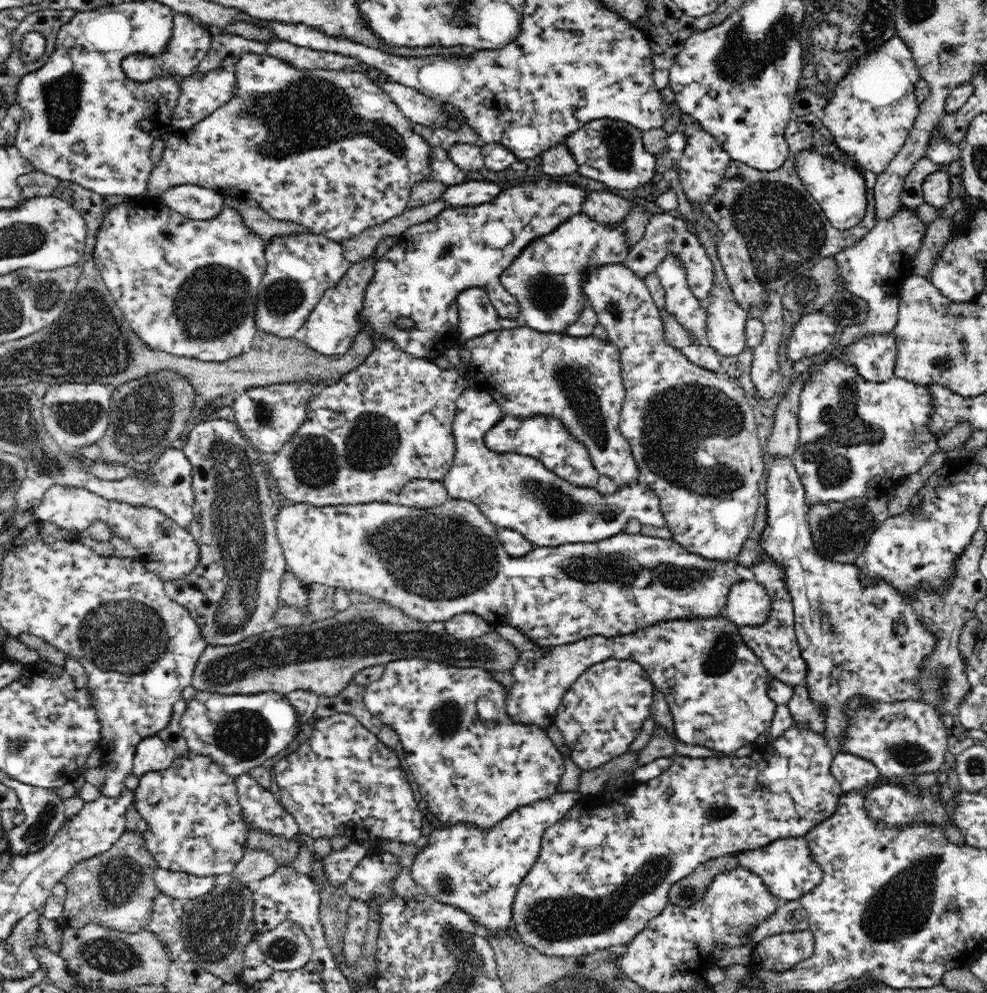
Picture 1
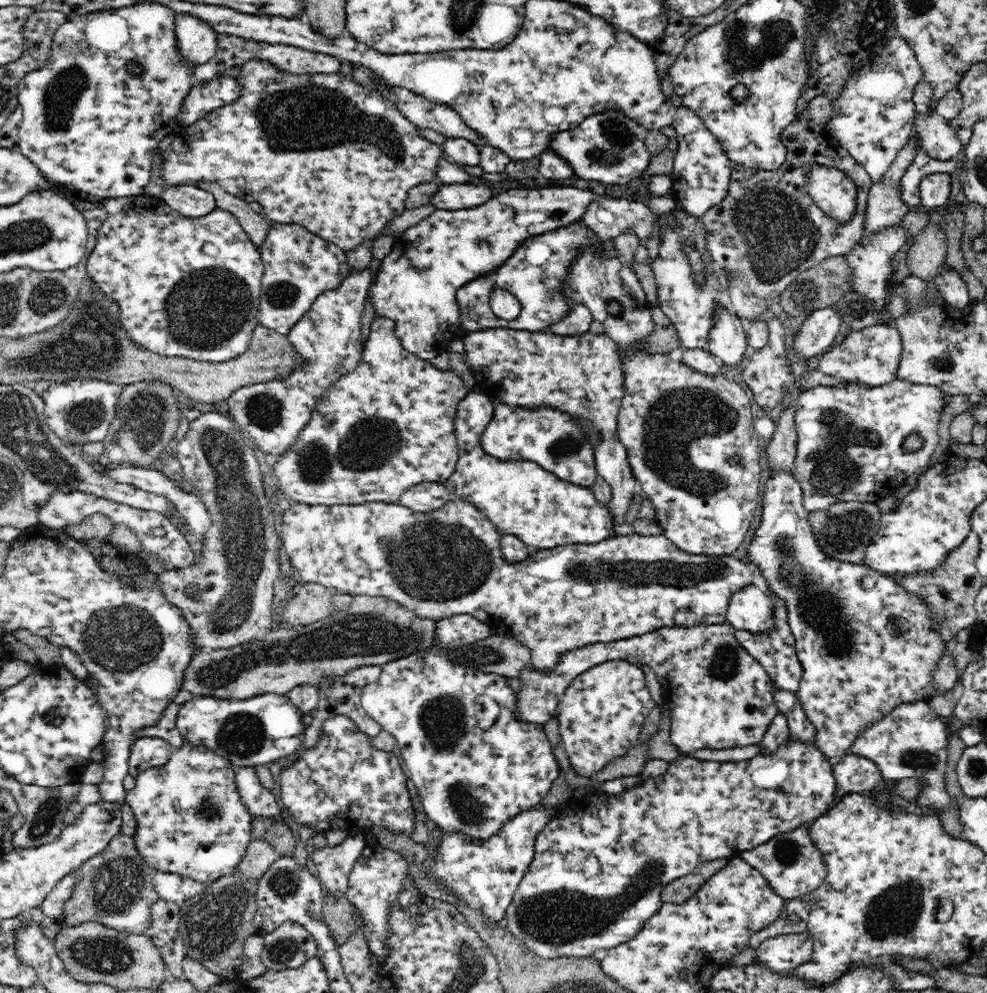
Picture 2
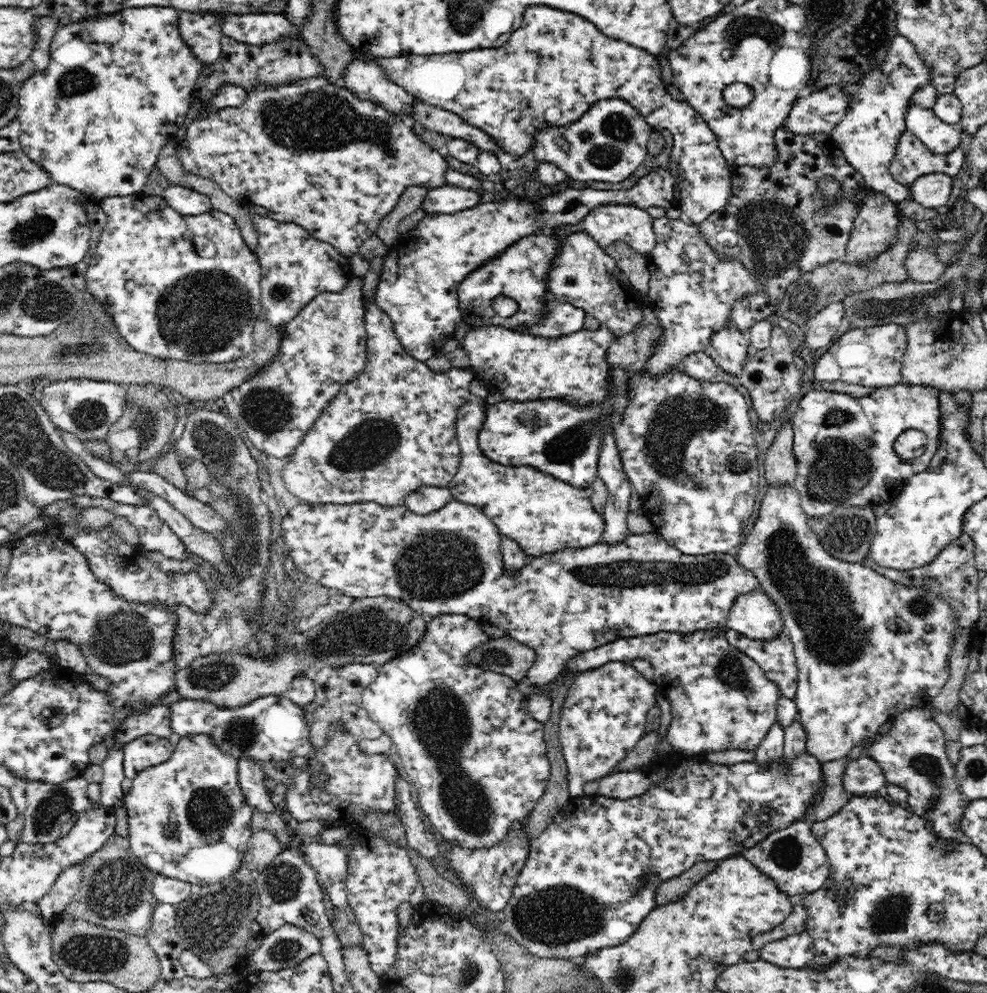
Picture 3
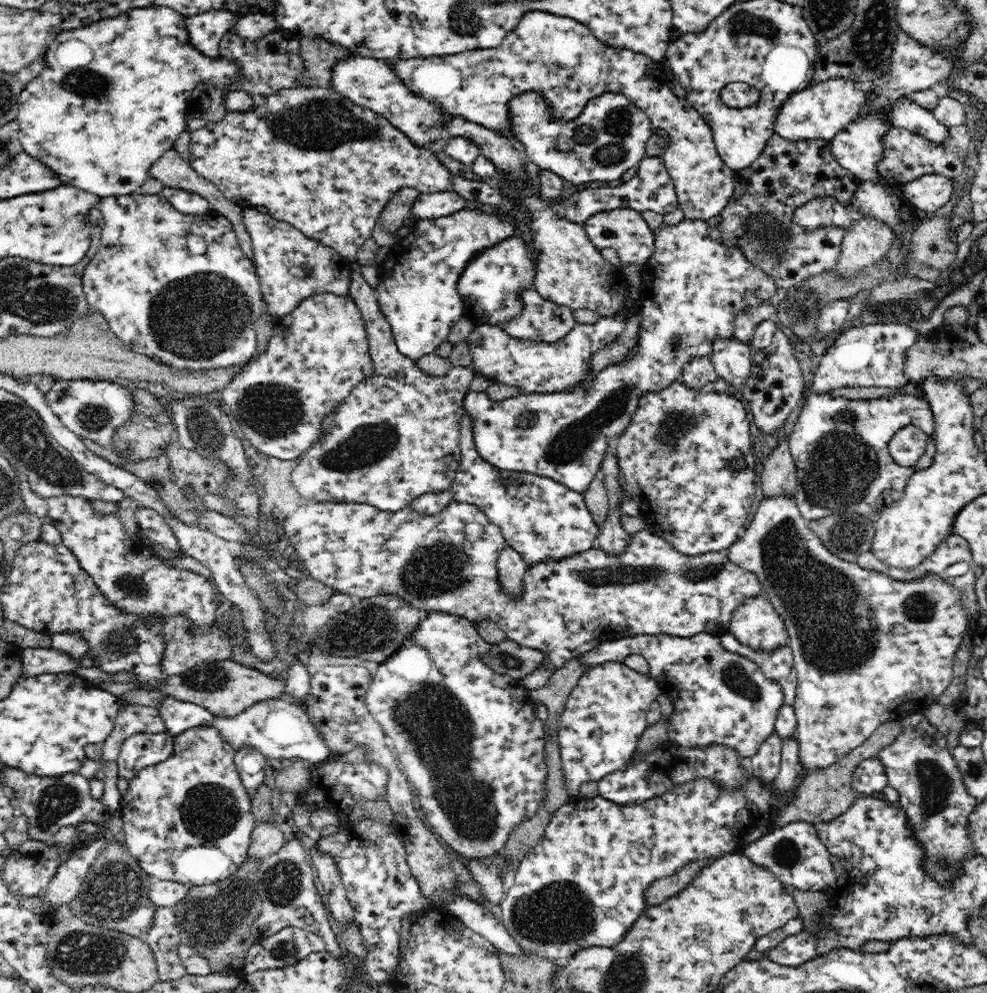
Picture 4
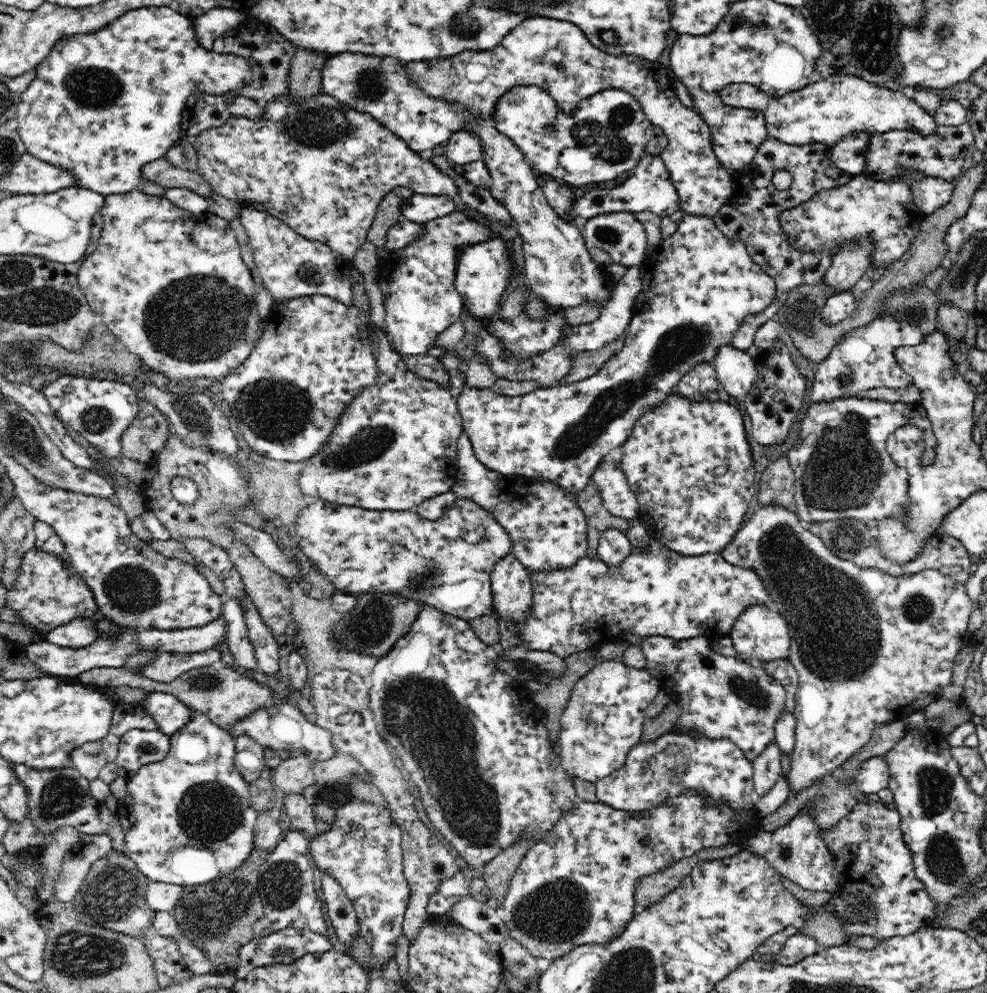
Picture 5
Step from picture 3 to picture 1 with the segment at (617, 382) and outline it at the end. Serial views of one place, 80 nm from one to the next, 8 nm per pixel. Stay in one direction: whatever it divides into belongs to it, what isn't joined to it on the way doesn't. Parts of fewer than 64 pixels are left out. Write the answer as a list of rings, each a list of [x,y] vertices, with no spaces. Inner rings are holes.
[[[505,413],[503,419],[485,434],[484,442],[488,450],[498,454],[515,452],[524,456],[534,456],[560,478],[578,487],[594,488],[598,484],[600,474],[593,465],[588,449],[578,439],[572,438],[560,419],[544,418],[542,415],[517,419]]]

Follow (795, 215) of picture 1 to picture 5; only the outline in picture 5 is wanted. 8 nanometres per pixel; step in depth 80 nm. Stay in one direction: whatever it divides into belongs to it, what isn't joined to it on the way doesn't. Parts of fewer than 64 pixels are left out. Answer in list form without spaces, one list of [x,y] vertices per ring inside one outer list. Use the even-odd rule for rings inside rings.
[[[771,137],[767,138],[758,148],[758,153],[748,166],[735,172],[733,193],[724,206],[714,216],[711,216],[712,222],[720,234],[746,245],[752,260],[774,279],[776,291],[772,304],[769,304],[762,312],[746,316],[740,322],[731,342],[734,348],[755,352],[754,339],[758,328],[764,322],[776,319],[778,309],[793,289],[801,285],[814,285],[821,282],[832,262],[834,254],[831,254],[831,249],[828,252],[819,252],[792,245],[779,223],[780,214],[810,200],[821,190],[846,185],[852,177],[853,174],[840,170],[832,162],[831,148],[824,144],[797,146],[782,143]],[[778,169],[792,173],[791,185],[786,190],[778,190],[773,185],[772,177],[774,171]]]

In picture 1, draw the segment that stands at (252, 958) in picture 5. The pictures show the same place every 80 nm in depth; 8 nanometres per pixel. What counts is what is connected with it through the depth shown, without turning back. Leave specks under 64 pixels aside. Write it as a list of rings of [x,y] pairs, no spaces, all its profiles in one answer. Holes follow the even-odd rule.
[[[284,921],[274,930],[255,931],[253,938],[274,971],[296,970],[312,961],[312,943],[298,923]]]

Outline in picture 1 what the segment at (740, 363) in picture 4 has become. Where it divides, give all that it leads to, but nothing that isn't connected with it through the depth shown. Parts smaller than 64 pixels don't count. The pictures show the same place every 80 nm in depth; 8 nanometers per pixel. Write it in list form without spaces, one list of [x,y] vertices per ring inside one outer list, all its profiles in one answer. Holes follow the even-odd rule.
[[[709,296],[706,305],[708,344],[722,357],[738,356],[744,350],[748,311],[736,301],[715,296]]]

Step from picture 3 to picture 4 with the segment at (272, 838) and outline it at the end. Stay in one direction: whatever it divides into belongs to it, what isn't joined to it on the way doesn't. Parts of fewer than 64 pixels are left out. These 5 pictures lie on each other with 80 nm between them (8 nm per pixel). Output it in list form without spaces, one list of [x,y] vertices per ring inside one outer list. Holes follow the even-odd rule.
[[[256,822],[251,834],[247,857],[262,860],[264,857],[276,854],[284,846],[284,842],[286,842],[284,834],[276,822]]]

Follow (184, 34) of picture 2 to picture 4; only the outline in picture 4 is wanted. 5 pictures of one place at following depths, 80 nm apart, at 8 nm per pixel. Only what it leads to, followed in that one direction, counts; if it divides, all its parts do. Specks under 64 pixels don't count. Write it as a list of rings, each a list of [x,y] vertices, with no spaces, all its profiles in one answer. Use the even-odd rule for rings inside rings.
[[[209,11],[186,17],[190,43],[208,57],[218,57],[222,38],[235,26],[238,17],[226,11]]]

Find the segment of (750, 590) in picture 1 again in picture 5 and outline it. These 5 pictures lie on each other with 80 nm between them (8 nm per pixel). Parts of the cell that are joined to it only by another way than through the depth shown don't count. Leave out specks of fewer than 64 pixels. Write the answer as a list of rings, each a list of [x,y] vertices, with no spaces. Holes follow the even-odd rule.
[[[752,604],[744,608],[728,636],[732,639],[735,656],[748,663],[750,658],[756,660],[758,665],[764,660],[780,660],[789,656],[791,642],[788,624],[774,608],[766,604]]]

